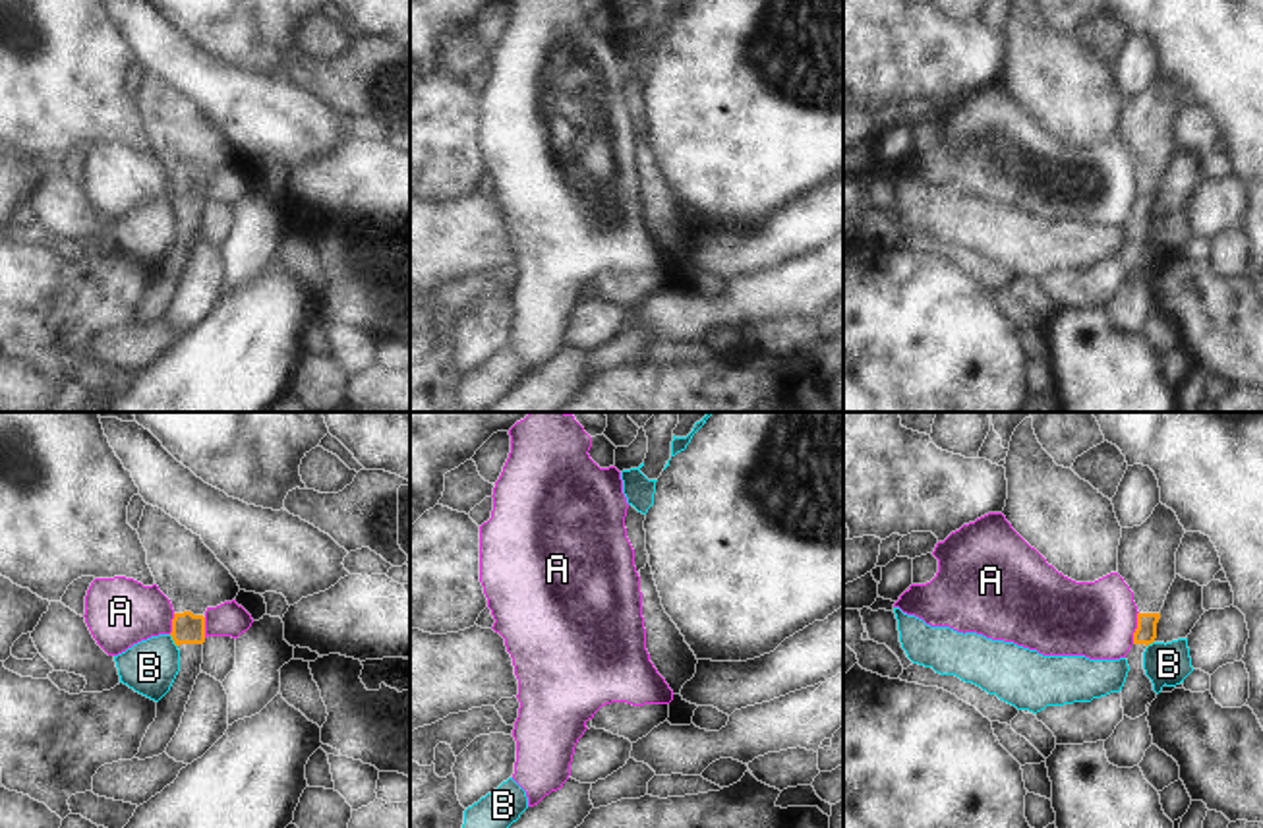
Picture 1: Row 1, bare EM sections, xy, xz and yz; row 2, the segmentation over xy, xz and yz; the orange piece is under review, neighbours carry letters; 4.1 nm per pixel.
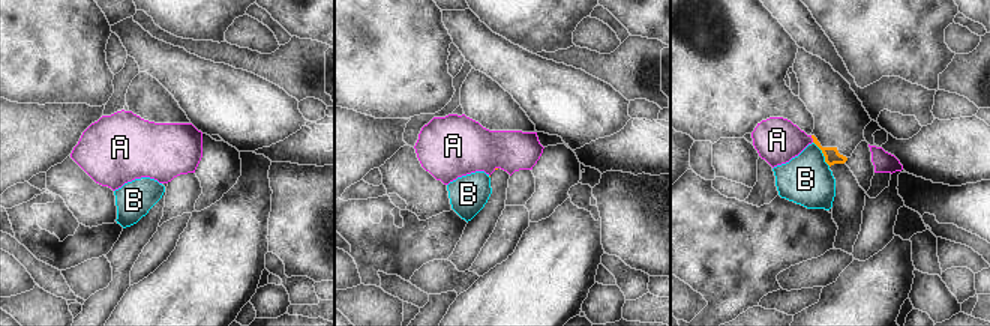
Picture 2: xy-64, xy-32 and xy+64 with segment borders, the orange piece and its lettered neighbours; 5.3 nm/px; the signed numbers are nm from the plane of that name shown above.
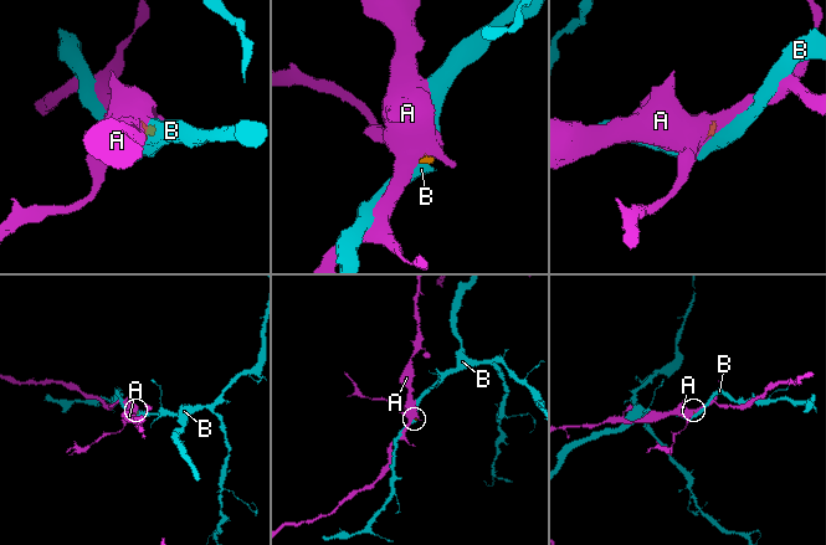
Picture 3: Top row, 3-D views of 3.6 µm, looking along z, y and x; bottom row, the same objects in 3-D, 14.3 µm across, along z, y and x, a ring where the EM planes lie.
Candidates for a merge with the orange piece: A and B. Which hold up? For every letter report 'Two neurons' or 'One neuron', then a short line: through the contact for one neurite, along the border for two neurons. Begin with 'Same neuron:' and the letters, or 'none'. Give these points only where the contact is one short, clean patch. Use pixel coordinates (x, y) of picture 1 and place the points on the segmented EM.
Same neuron: none
A: Two neurons. Line: yz (1138, 612), (1132, 643)
B: Two neurons. Line: xy (169, 635), (176, 647)

